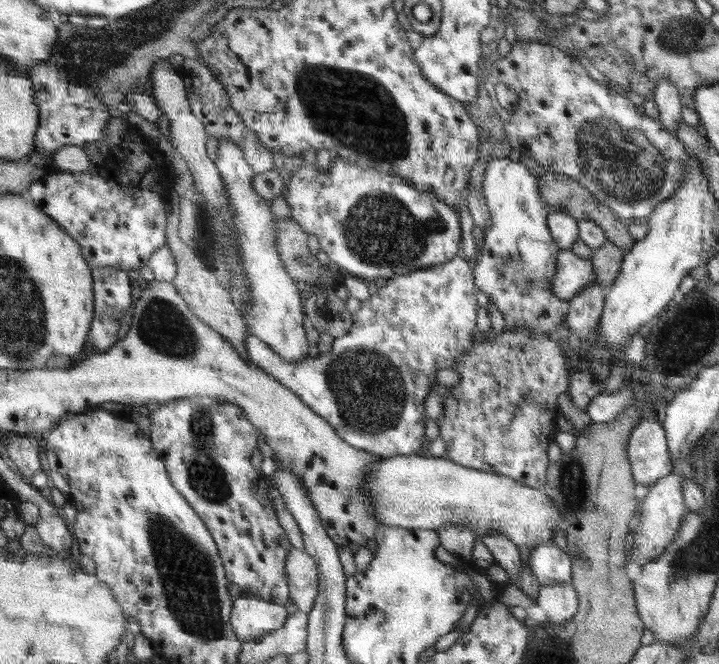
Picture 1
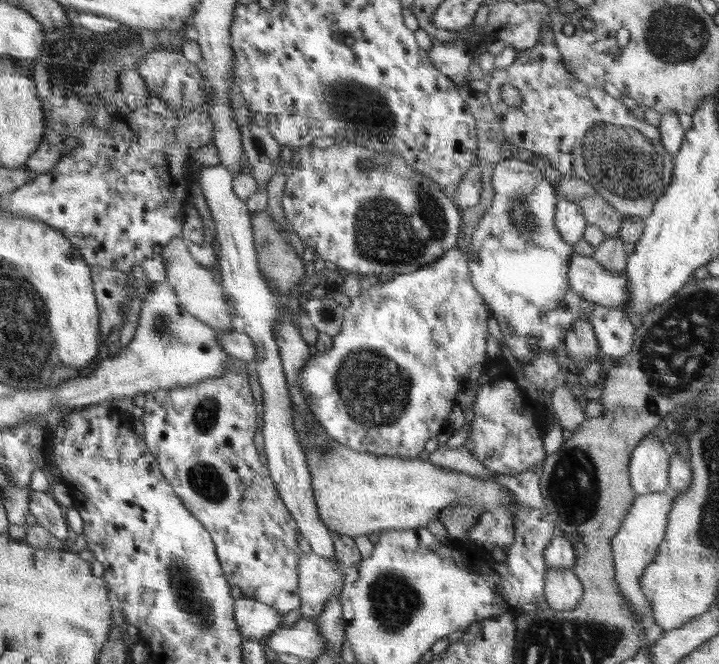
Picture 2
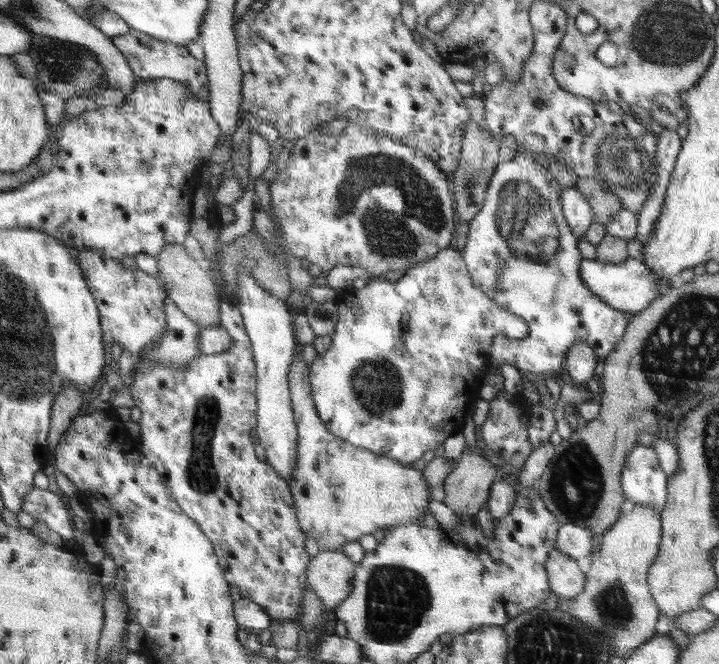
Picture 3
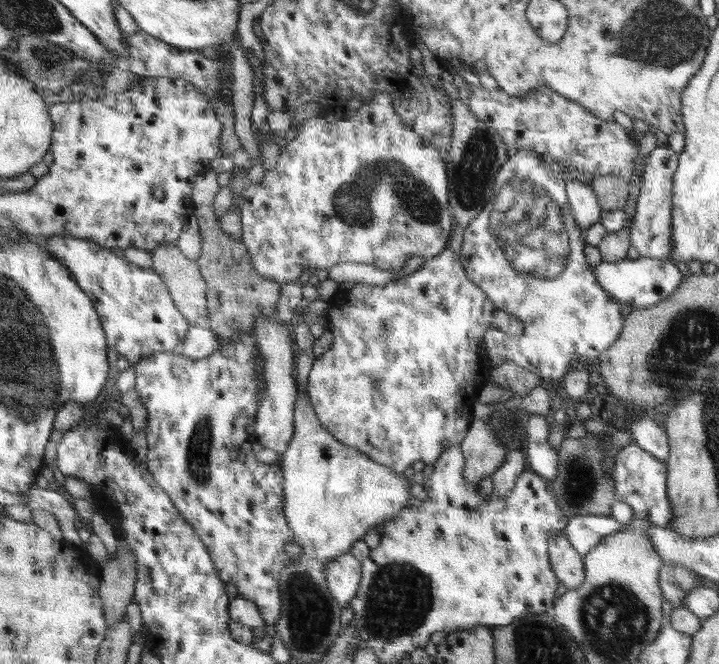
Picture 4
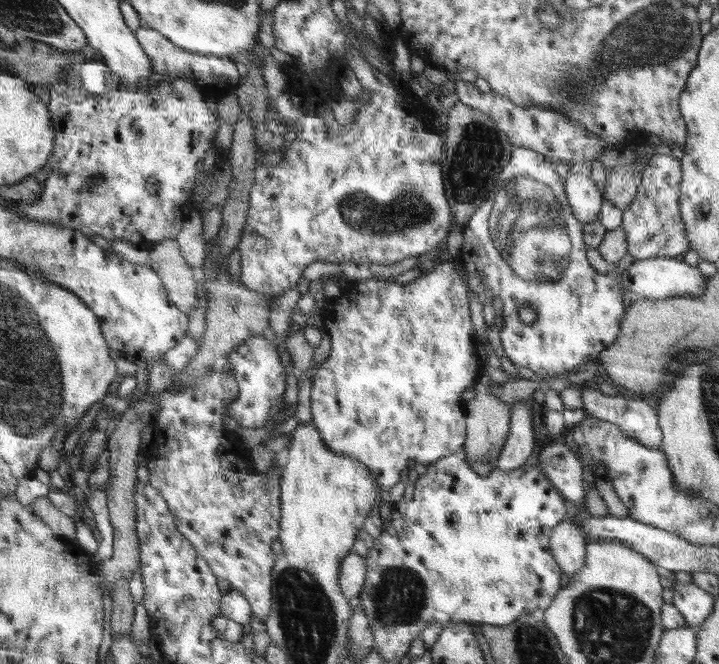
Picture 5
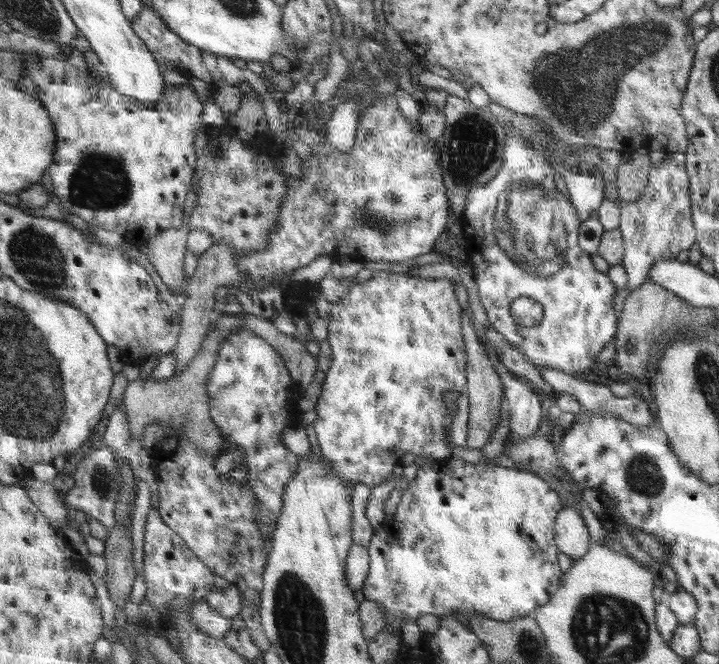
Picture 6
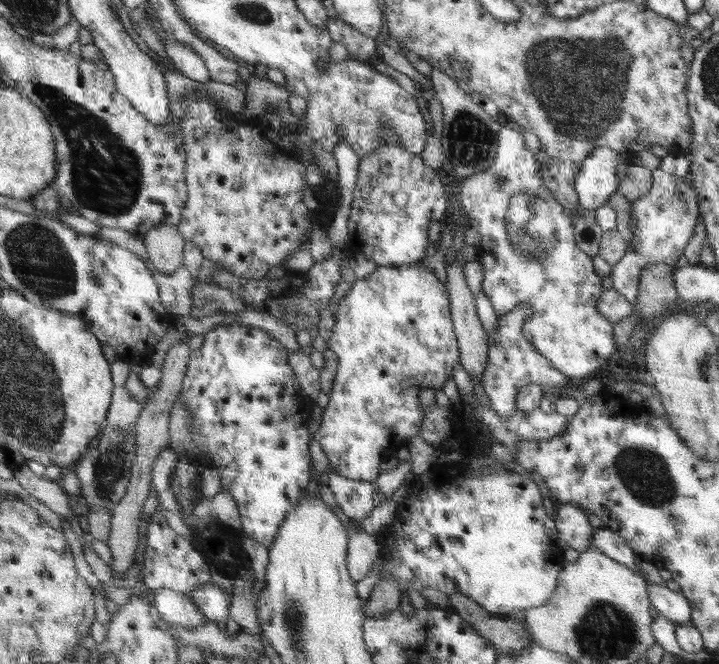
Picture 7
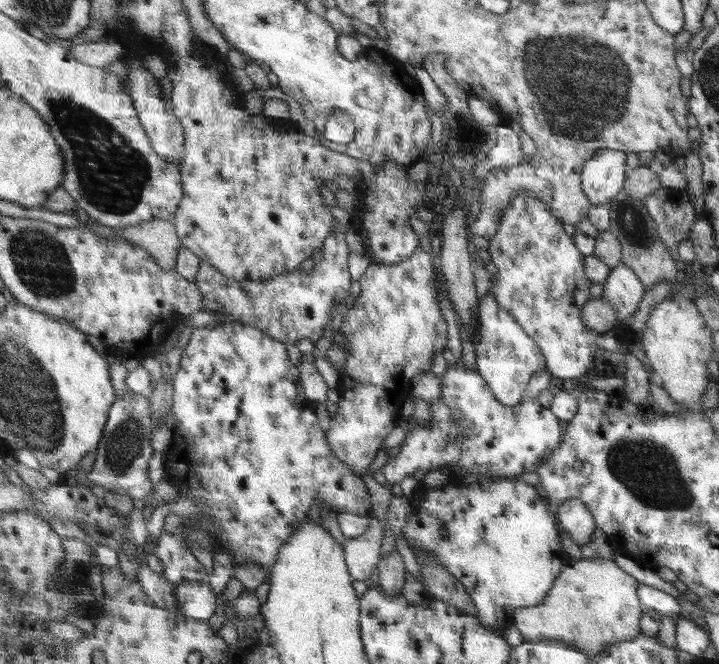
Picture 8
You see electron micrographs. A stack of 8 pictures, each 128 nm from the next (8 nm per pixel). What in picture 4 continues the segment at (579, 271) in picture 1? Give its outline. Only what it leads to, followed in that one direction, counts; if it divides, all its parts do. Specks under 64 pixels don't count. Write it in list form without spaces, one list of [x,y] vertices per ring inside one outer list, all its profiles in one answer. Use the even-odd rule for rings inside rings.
[[[639,257],[638,259],[624,259],[624,262],[616,263],[602,261],[592,269],[595,270],[600,286],[612,294],[614,301],[624,303],[627,310],[654,306],[660,300],[668,298],[686,277],[678,266],[666,258]]]

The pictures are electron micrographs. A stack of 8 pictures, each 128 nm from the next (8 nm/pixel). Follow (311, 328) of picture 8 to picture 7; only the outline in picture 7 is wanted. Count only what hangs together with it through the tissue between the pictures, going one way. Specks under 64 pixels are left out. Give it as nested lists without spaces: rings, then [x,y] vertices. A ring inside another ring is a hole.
[[[345,140],[338,141],[338,144],[330,151],[338,161],[338,182],[342,188],[340,206],[334,207],[332,220],[326,222],[328,237],[332,241],[332,255],[324,262],[316,261],[307,272],[290,270],[281,278],[271,280],[265,278],[259,280],[244,279],[228,272],[226,269],[214,269],[214,273],[212,273],[210,281],[208,281],[209,286],[228,288],[230,292],[242,296],[242,300],[246,302],[248,310],[272,314],[280,322],[284,322],[284,326],[288,326],[290,330],[294,330],[296,333],[300,332],[300,330],[310,332],[310,328],[314,324],[318,324],[320,312],[328,306],[330,298],[334,296],[334,290],[336,290],[338,282],[342,280],[342,264],[346,260],[346,254],[344,254],[340,242],[344,242],[349,234],[348,212],[350,212],[350,206],[353,201],[353,192],[356,190],[360,158],[353,152],[352,146]],[[344,206],[346,206],[346,210],[344,210]]]

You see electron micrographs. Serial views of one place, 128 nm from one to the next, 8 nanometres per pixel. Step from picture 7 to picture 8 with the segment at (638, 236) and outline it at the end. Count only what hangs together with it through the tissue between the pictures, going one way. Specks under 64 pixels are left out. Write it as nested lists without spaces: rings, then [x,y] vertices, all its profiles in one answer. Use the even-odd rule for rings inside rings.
[[[660,187],[643,202],[655,219],[657,234],[666,250],[676,250],[678,243],[689,239],[691,227],[697,219],[690,194],[685,190]],[[622,264],[613,267],[603,282],[604,289],[600,297],[614,306],[616,323],[611,330],[627,345],[630,350],[638,351],[640,335],[626,329],[630,318],[638,310],[642,298],[646,294],[643,284],[631,268]]]

